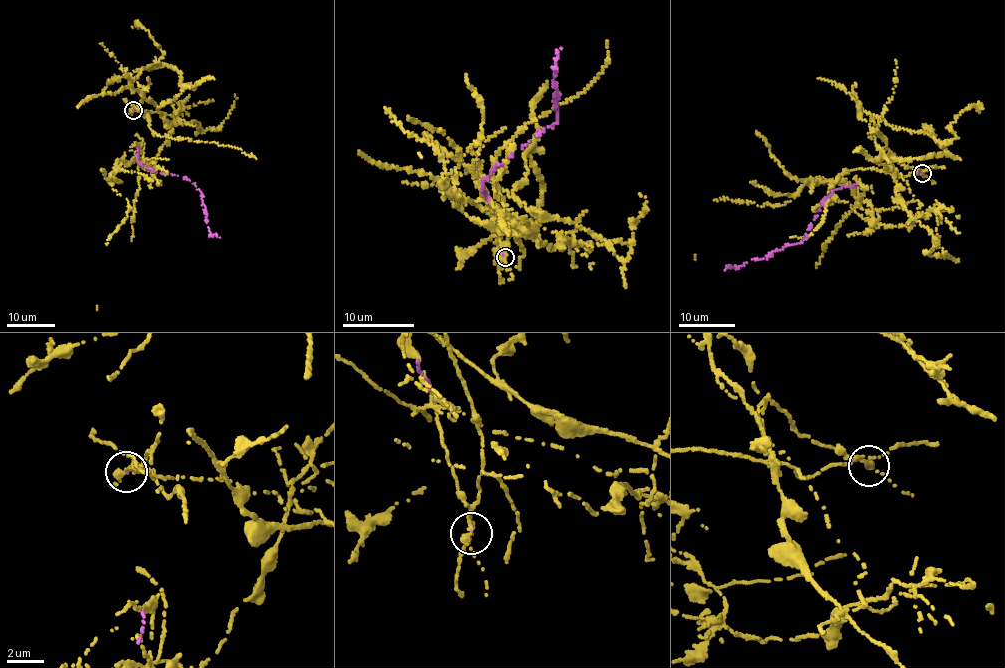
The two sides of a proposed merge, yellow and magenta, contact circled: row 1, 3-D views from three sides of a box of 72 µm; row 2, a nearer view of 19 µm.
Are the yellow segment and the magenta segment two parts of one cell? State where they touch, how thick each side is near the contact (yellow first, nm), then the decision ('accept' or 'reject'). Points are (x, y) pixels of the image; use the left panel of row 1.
(133, 110) | 360/50 nm | reject

